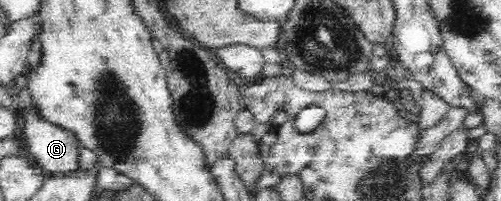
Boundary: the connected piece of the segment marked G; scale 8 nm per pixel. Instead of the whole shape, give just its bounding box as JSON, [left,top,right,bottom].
[24,99,80,174]

